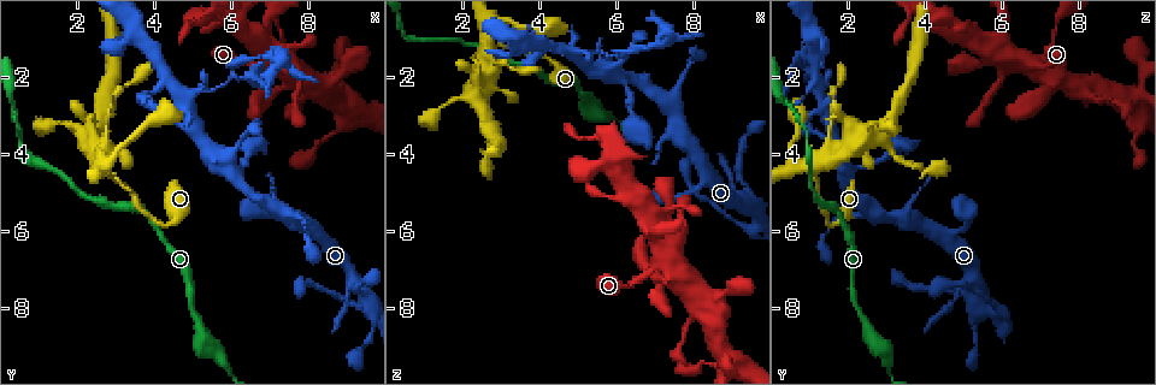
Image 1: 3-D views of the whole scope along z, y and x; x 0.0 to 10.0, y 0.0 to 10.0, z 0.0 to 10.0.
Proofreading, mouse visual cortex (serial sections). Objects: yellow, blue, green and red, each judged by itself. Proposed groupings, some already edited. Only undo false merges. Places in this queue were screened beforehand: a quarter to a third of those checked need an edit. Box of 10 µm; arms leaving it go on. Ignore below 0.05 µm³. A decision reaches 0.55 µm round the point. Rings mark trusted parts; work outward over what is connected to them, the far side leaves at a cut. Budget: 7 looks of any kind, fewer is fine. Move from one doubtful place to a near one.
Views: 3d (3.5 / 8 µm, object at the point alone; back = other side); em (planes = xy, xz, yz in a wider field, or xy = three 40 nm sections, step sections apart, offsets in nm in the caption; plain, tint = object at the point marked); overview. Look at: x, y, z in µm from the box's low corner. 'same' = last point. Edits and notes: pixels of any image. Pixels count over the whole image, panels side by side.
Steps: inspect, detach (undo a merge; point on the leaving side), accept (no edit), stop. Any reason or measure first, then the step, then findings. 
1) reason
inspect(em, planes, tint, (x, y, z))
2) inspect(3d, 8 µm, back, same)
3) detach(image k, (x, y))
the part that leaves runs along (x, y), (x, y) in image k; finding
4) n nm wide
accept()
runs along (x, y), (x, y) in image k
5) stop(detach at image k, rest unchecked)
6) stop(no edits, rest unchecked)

a narrow waist
inspect(3d, 3.5 µm, (4.00, 5.70, 1.45))

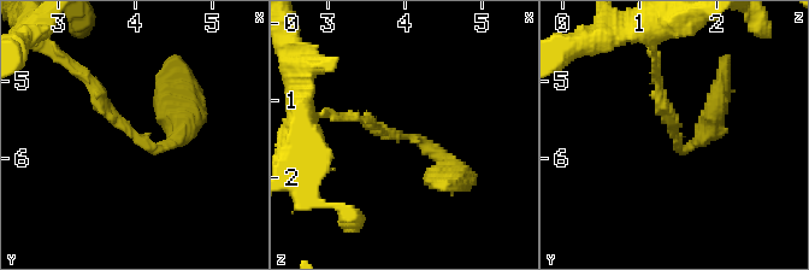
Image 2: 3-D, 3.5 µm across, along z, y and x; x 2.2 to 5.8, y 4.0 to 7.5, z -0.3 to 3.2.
arms of 200, 300 nm
inspect(em, xy, step 2, tint, (4.00, 5.70, 1.45))

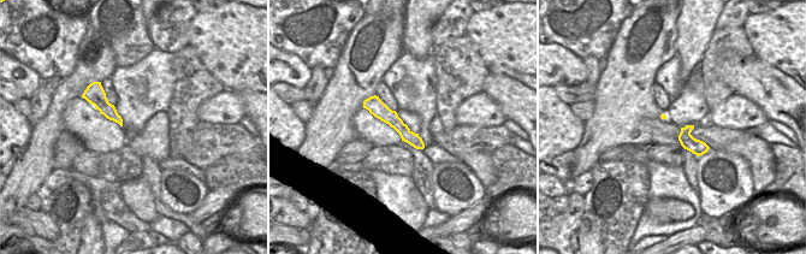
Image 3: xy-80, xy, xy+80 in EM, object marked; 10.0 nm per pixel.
150 nm wide
accept()
runs along (449, 172), (423, 141), (349, 117) in image 2; one cell here

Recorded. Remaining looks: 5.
thin neck
inspect(3d, 3.5 µm, (5.95, 2.05, 1.50))

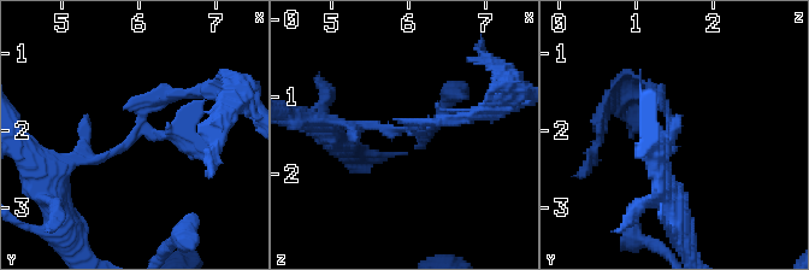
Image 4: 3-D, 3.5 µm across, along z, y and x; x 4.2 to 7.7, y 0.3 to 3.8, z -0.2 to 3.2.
shape alone is not enough
inspect(em, planes, tint, (5.95, 2.05, 1.45))

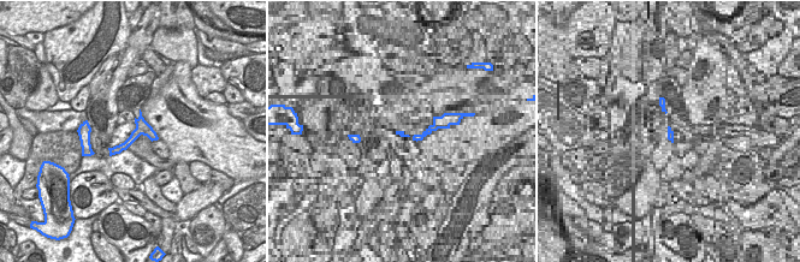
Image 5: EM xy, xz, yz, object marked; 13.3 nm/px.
cut it another way
inspect(em, xy, step 5, tint, same)

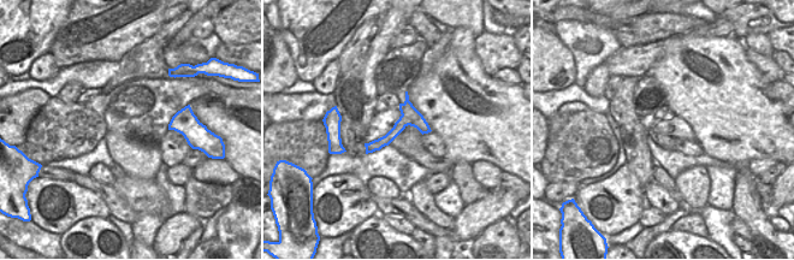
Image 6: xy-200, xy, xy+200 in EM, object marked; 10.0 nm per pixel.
detach(image 4, (173, 130))
the part that leaves runs along (140, 127), (155, 97), (236, 97) in image 4; two cells meet here

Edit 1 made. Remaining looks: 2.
four arms meet
inspect(3d, 3.5 µm, (2.65, 4.40, 1.10))

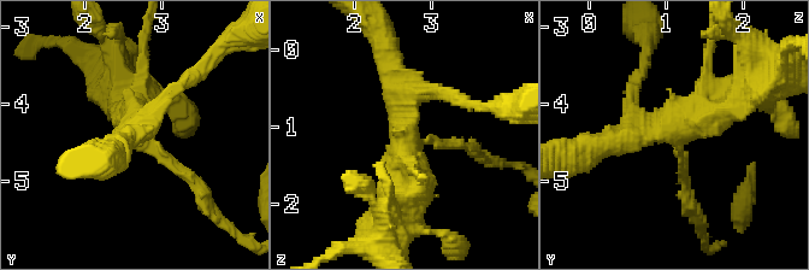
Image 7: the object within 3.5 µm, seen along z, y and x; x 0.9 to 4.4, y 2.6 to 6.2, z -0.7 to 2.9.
4 arms; arms of 100, 300, 300, 400 nm; now the EM
inspect(em, xy, step 3, tint, (2.65, 4.40, 1.20))

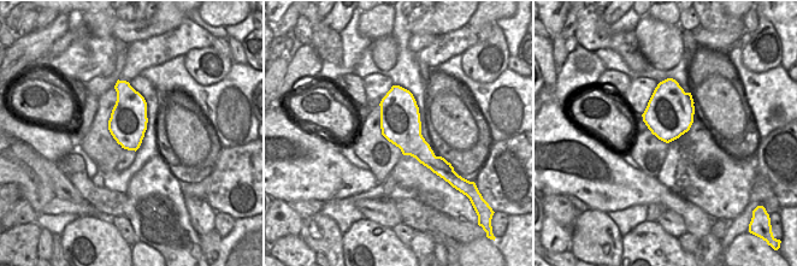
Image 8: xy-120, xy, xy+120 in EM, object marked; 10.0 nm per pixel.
accept()
runs along (199, 189), (135, 134), (128, 93) in image 7; continuous, no second cell

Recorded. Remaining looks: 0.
stop(detach at image 4, rest unchecked)

